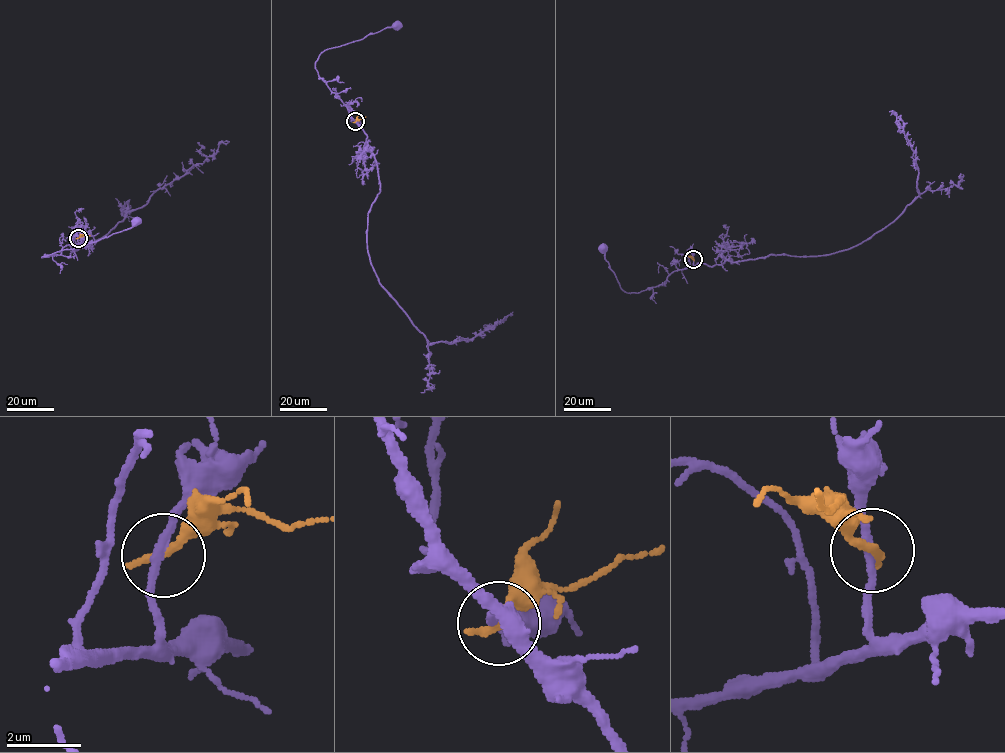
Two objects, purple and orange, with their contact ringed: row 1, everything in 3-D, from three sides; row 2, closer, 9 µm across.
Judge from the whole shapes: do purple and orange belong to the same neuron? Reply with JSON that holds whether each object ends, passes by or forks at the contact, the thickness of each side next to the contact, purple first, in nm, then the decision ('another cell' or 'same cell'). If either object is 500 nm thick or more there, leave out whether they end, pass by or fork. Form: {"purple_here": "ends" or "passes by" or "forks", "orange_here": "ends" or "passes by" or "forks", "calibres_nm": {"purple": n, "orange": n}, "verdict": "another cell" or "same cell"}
{"purple_here": "passes by", "orange_here": "ends", "calibres_nm": {"purple": 240, "orange": 280}, "verdict": "another cell"}

